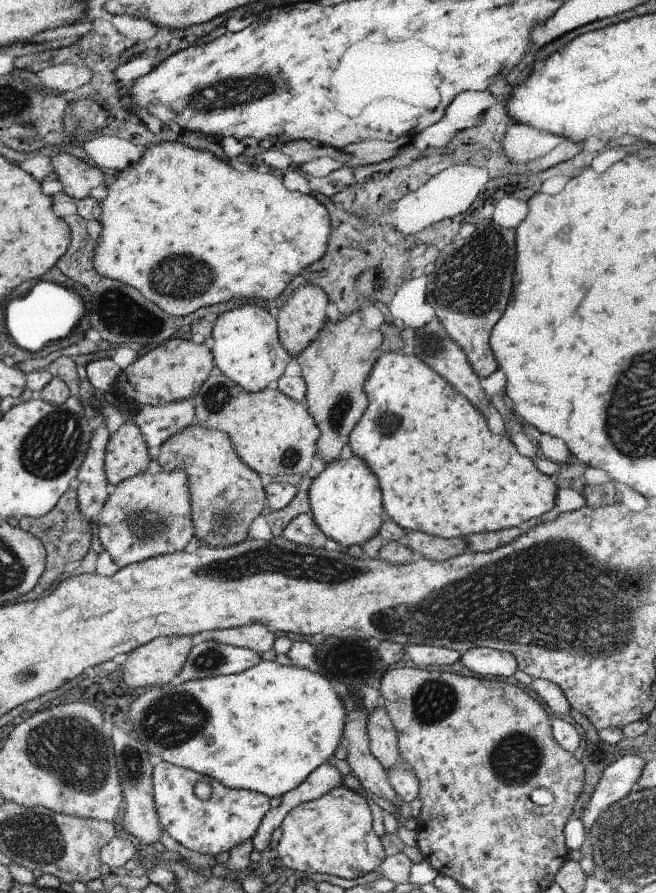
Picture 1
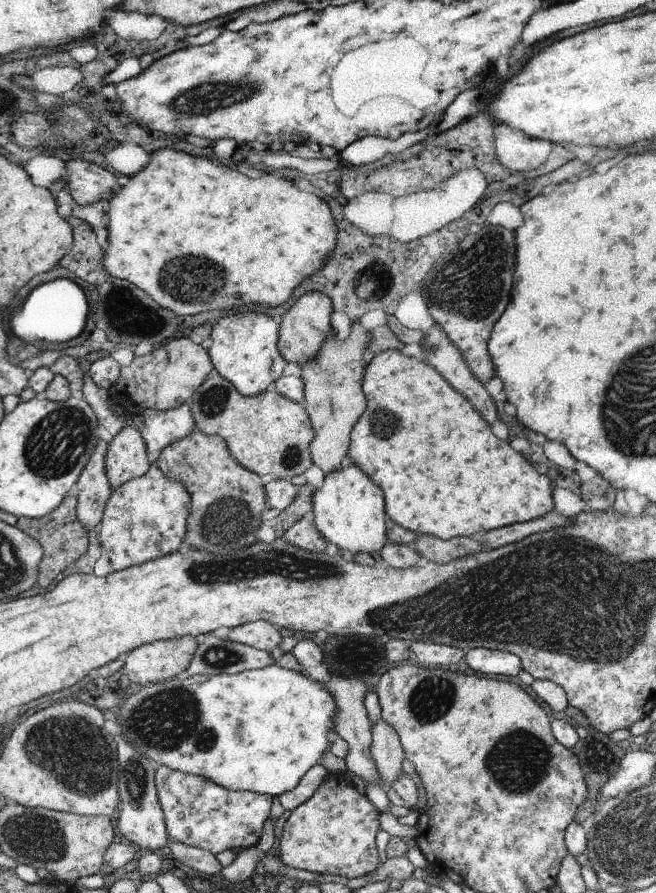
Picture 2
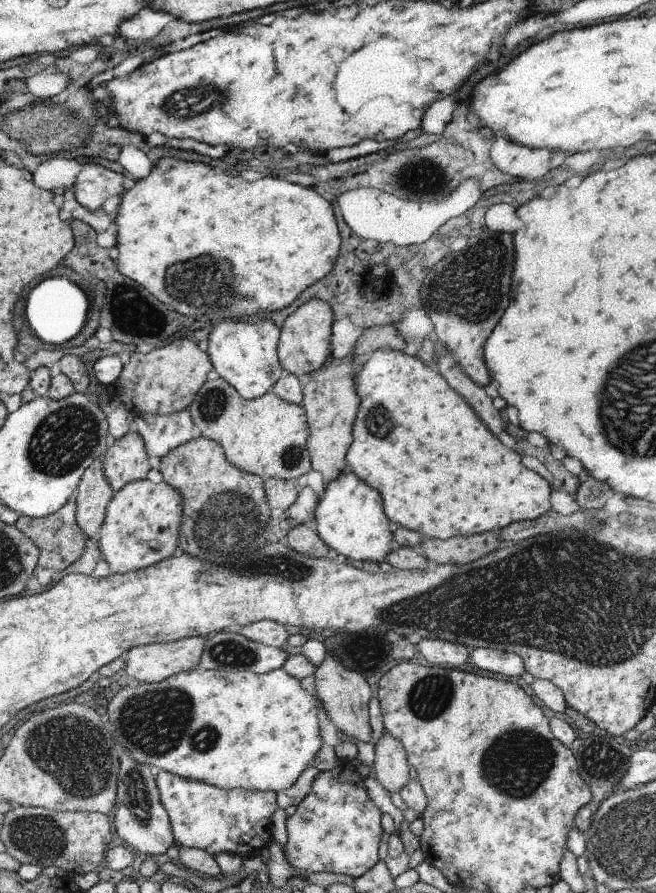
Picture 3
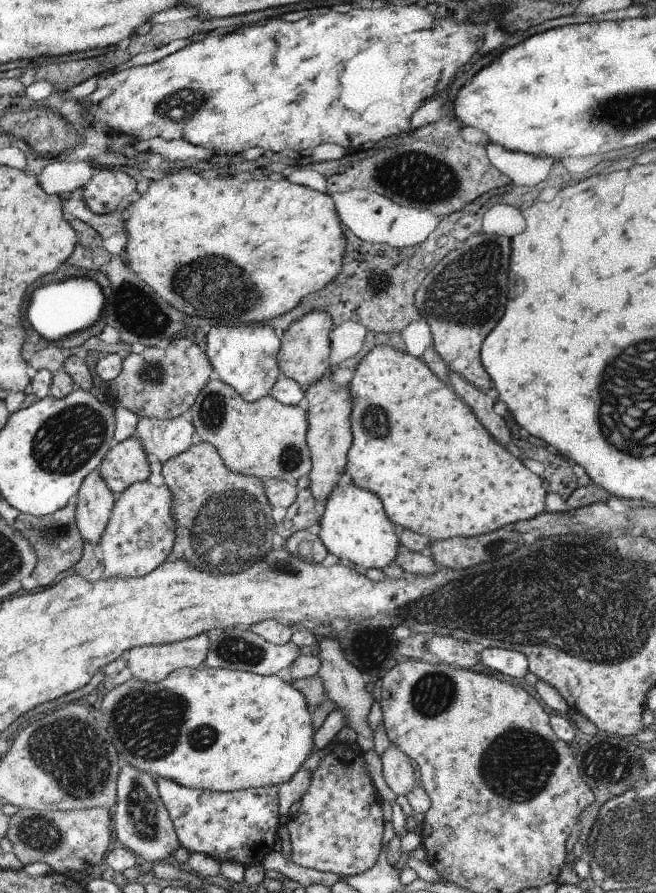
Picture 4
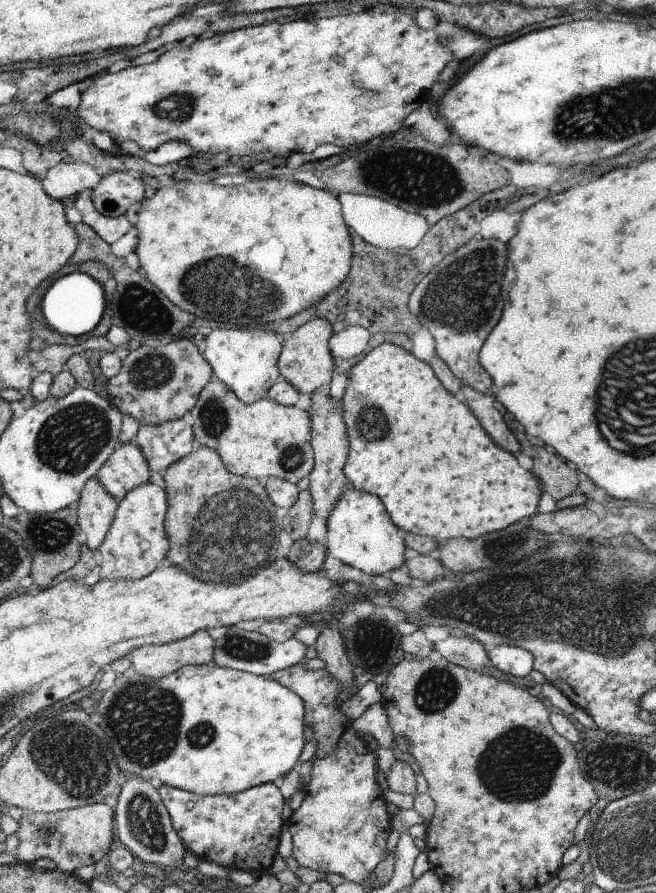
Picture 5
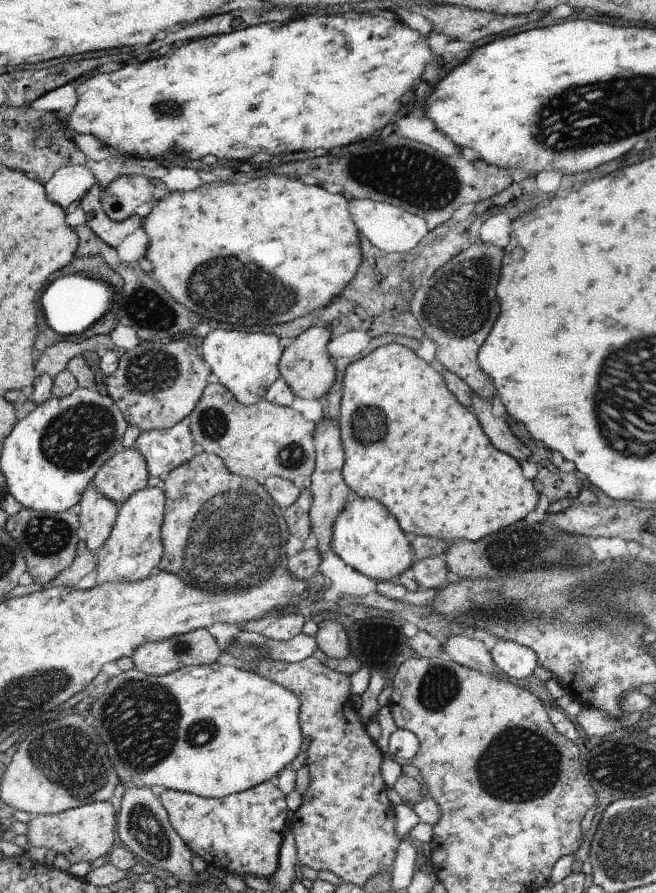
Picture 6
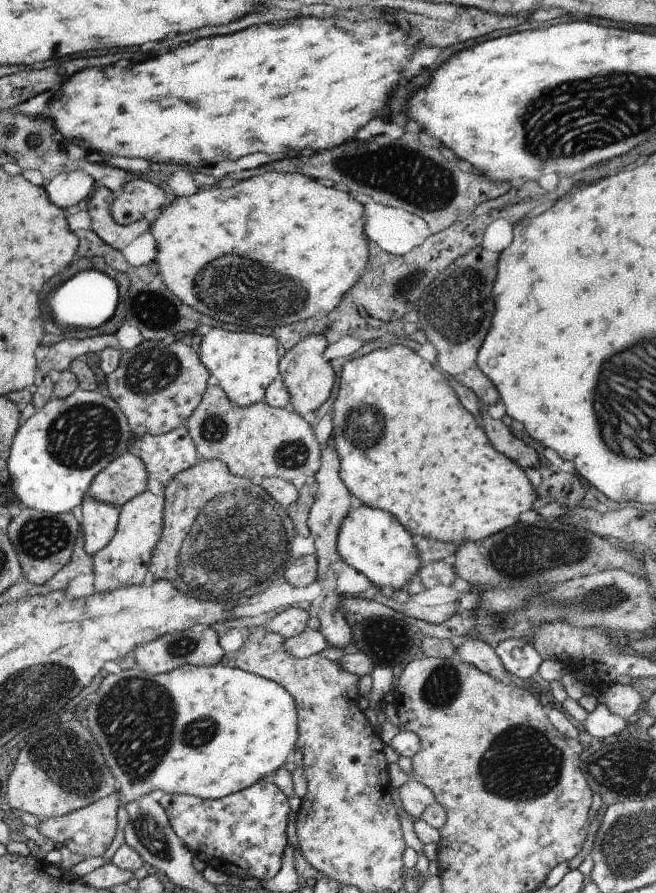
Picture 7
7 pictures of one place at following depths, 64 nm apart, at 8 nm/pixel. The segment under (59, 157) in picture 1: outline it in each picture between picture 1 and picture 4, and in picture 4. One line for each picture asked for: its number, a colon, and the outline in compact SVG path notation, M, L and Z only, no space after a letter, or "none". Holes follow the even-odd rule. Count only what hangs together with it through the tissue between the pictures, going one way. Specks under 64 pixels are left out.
2: M67 160L65 164L67 170L67 190L71 194L71 198L81 204L81 206L89 206L99 202L101 192L105 190L115 190L121 182L121 178L117 178L115 174L103 170L101 166L97 166L95 162L87 160Z
3: M81 164L81 170L73 182L75 200L95 212L95 210L107 210L127 188L127 178L119 172L111 172L101 168L99 164Z
4: M97 168L91 178L81 186L81 198L85 206L99 214L107 216L111 212L123 212L131 202L137 200L135 180L119 170Z

